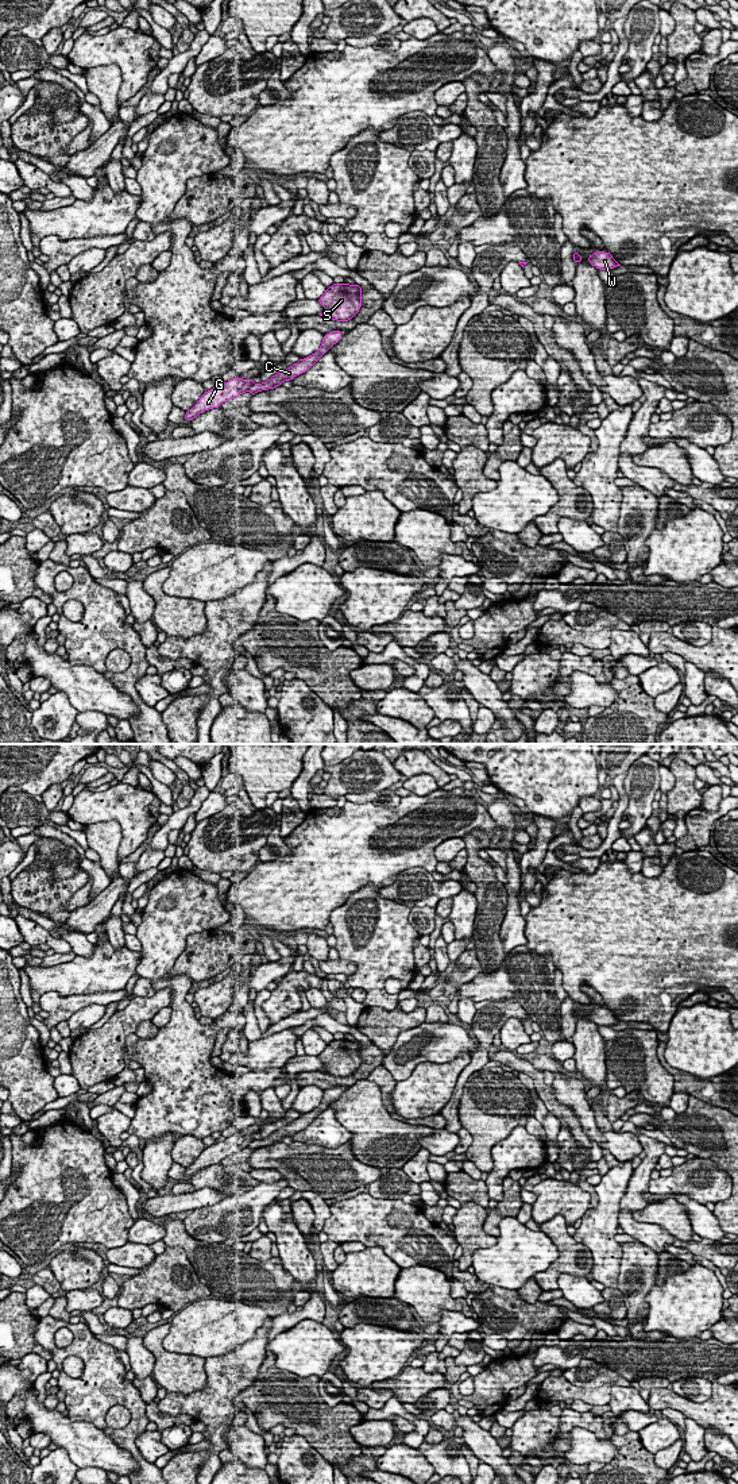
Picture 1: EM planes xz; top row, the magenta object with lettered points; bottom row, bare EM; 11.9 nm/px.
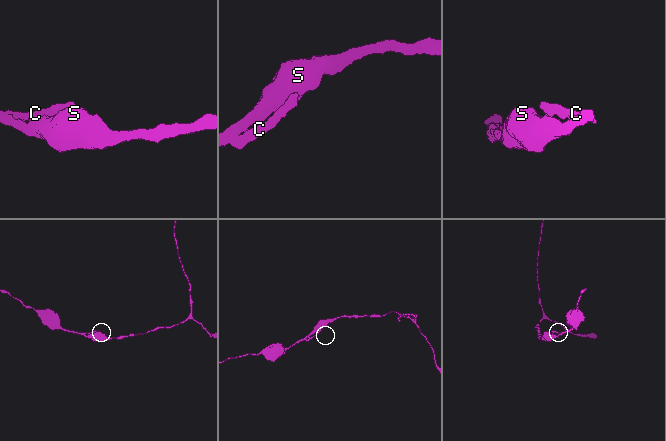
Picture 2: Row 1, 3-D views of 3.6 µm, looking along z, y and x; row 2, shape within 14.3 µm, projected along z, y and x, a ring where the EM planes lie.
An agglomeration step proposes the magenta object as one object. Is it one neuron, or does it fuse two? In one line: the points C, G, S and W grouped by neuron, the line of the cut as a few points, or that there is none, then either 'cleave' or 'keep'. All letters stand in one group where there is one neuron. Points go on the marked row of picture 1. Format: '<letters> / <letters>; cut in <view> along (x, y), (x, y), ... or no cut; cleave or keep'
C / G S W; cut in xz along (252, 382), (247, 389); cleave

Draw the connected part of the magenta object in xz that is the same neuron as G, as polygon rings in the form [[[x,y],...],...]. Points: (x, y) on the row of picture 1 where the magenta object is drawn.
[[[236,377],[221,386],[205,392],[200,397],[197,404],[192,409],[186,410],[185,420],[193,420],[205,410],[219,408],[223,402],[228,401],[229,398],[237,397],[247,392],[252,383],[252,378],[240,379]]]

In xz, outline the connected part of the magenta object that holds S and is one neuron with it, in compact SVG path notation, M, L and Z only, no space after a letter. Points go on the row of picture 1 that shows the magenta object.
M333 284L327 288L318 302L327 308L325 312L318 313L320 316L348 321L362 307L362 288L358 284Z

